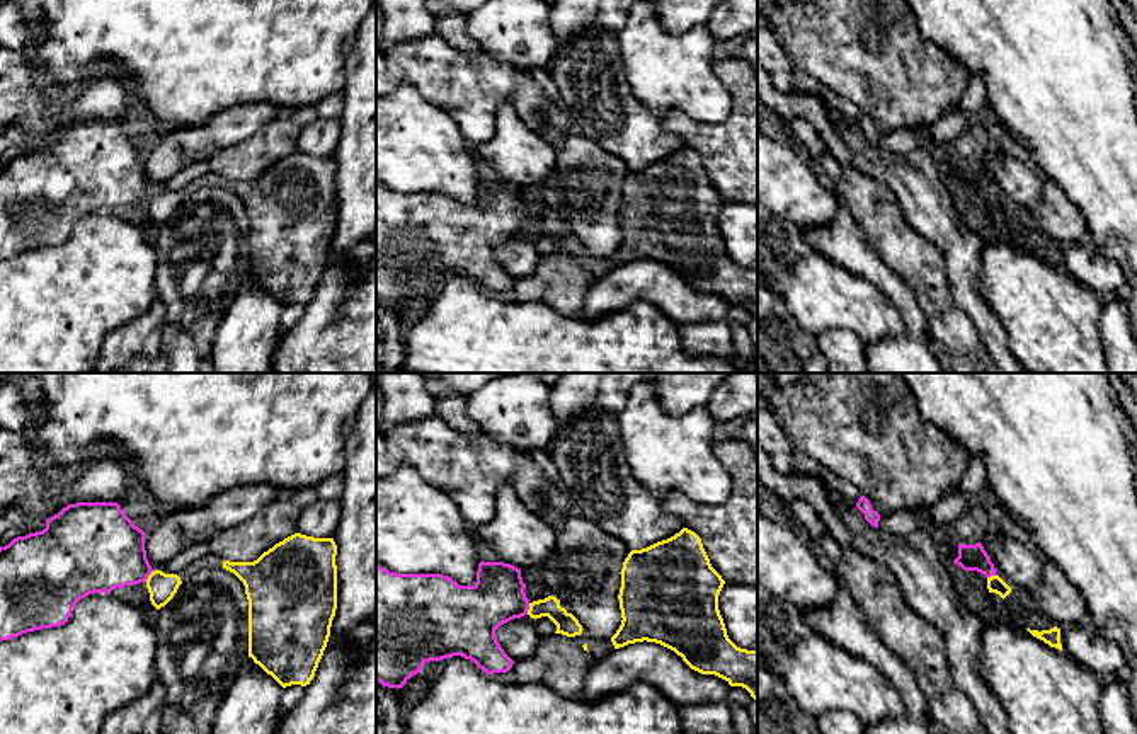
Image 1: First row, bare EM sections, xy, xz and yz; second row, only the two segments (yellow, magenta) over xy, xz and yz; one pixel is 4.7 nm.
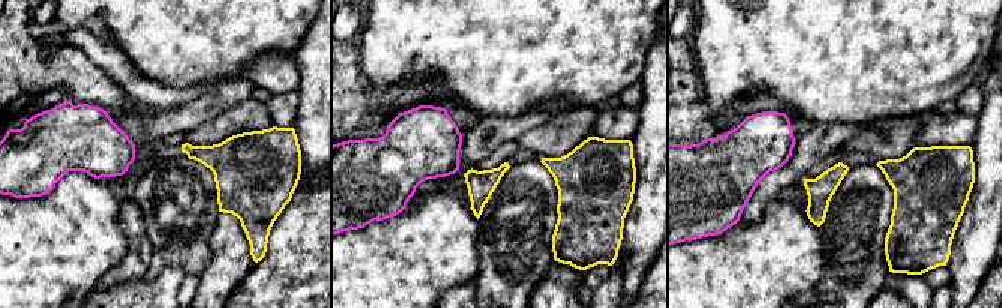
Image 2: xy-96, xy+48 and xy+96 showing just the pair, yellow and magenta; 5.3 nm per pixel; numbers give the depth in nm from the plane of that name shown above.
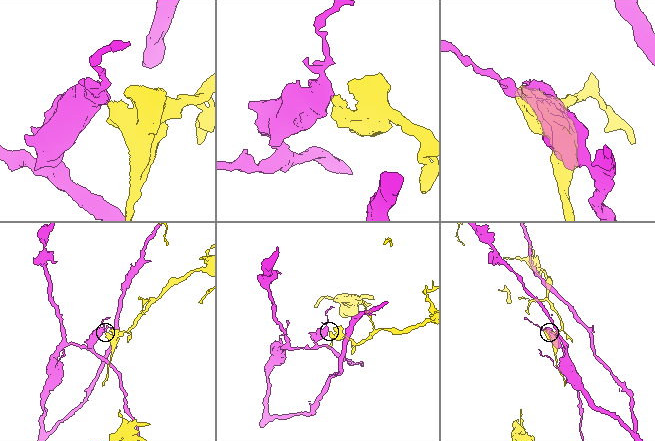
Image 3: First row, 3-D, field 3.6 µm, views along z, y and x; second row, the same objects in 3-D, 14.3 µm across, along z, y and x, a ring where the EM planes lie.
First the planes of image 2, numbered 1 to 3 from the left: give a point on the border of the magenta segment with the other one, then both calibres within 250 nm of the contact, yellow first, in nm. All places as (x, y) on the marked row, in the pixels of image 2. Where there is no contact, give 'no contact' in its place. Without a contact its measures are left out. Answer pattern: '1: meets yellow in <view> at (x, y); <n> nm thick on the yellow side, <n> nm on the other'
1: no contact
2: no contact
3: no contact

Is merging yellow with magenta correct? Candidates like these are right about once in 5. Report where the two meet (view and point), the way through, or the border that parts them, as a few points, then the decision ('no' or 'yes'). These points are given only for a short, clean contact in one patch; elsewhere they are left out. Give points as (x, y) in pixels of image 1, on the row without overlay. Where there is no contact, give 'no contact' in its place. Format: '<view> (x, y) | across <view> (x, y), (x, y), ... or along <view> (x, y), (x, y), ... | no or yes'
xy (148, 194) | along xy (154, 189), (145, 200) | no

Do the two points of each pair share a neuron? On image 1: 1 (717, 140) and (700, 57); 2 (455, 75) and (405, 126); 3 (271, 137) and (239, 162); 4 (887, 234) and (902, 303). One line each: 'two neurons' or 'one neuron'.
1: two neurons
2: two neurons
3: one neuron
4: two neurons

